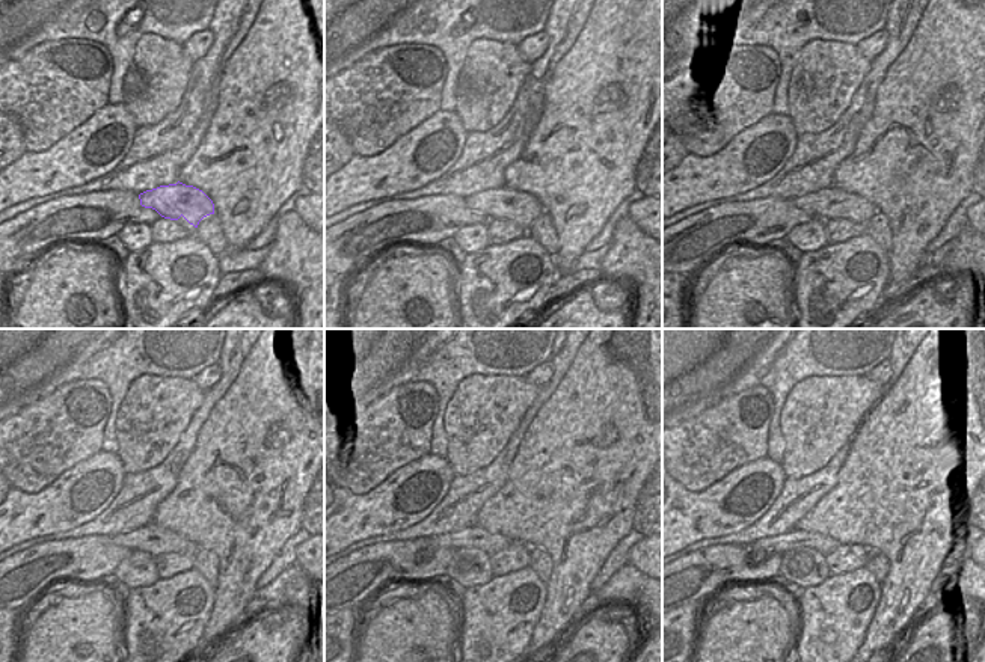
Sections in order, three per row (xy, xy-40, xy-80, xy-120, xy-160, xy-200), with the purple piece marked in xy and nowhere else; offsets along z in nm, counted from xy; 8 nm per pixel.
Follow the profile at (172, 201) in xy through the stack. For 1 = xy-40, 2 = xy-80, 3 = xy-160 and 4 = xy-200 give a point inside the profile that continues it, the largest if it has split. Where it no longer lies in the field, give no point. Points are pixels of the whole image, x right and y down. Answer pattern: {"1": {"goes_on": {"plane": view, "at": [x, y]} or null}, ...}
{"1": {"goes_on": {"plane": "xy-40", "at": [507, 204]}}, "2": {"goes_on": {"plane": "xy-80", "at": [827, 204]}}, "3": {"goes_on": {"plane": "xy-160", "at": [475, 536]}}, "4": {"goes_on": {"plane": "xy-200", "at": [760, 549]}}}

